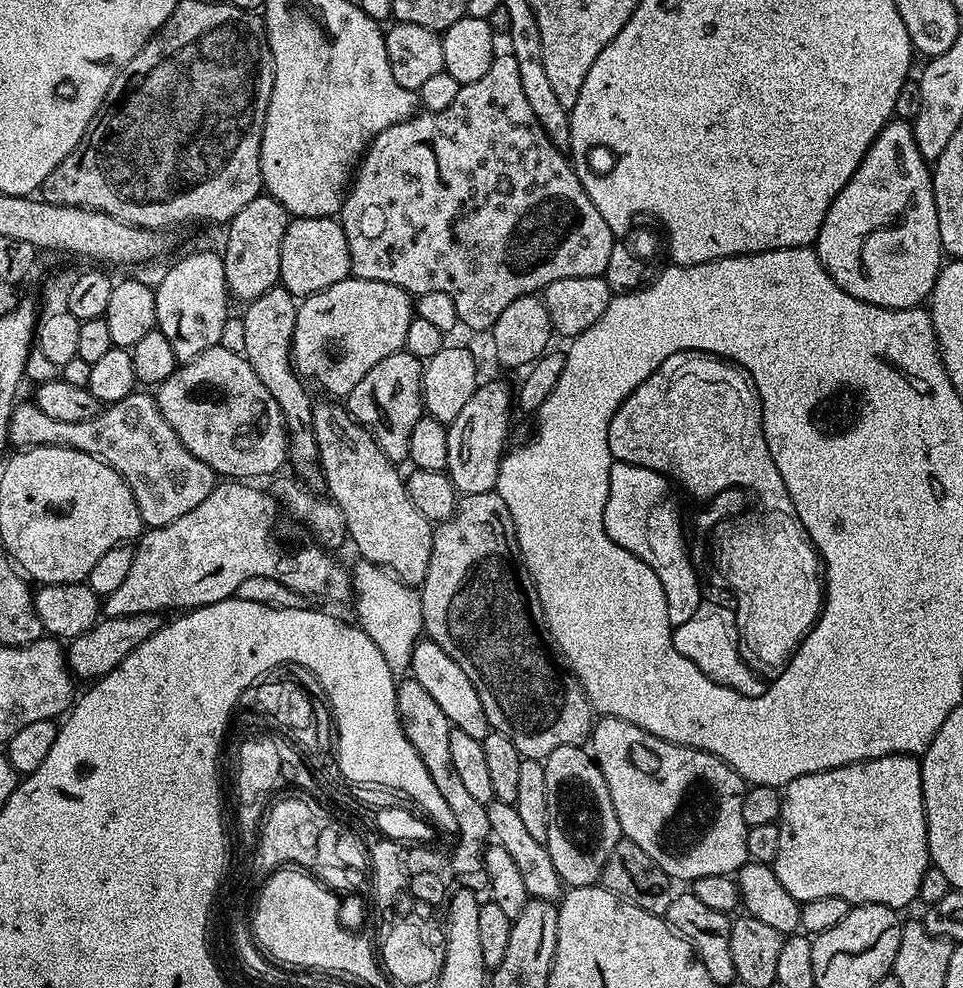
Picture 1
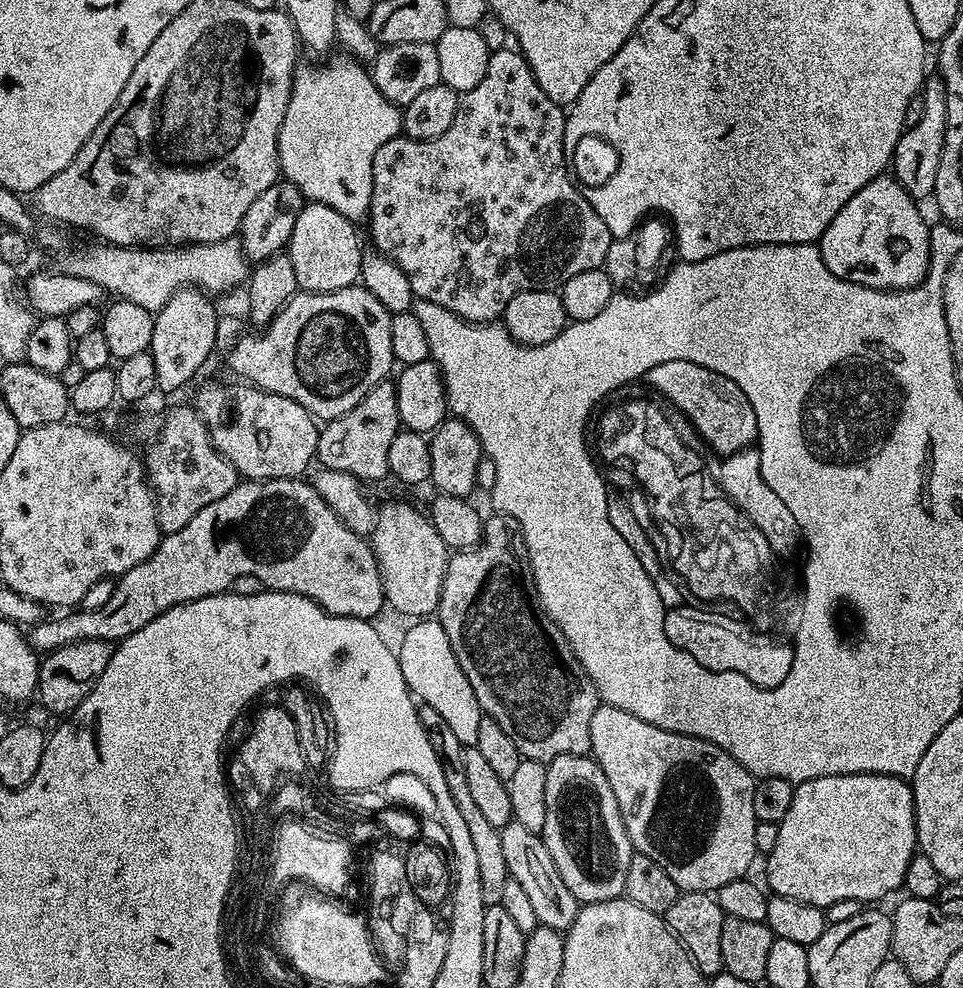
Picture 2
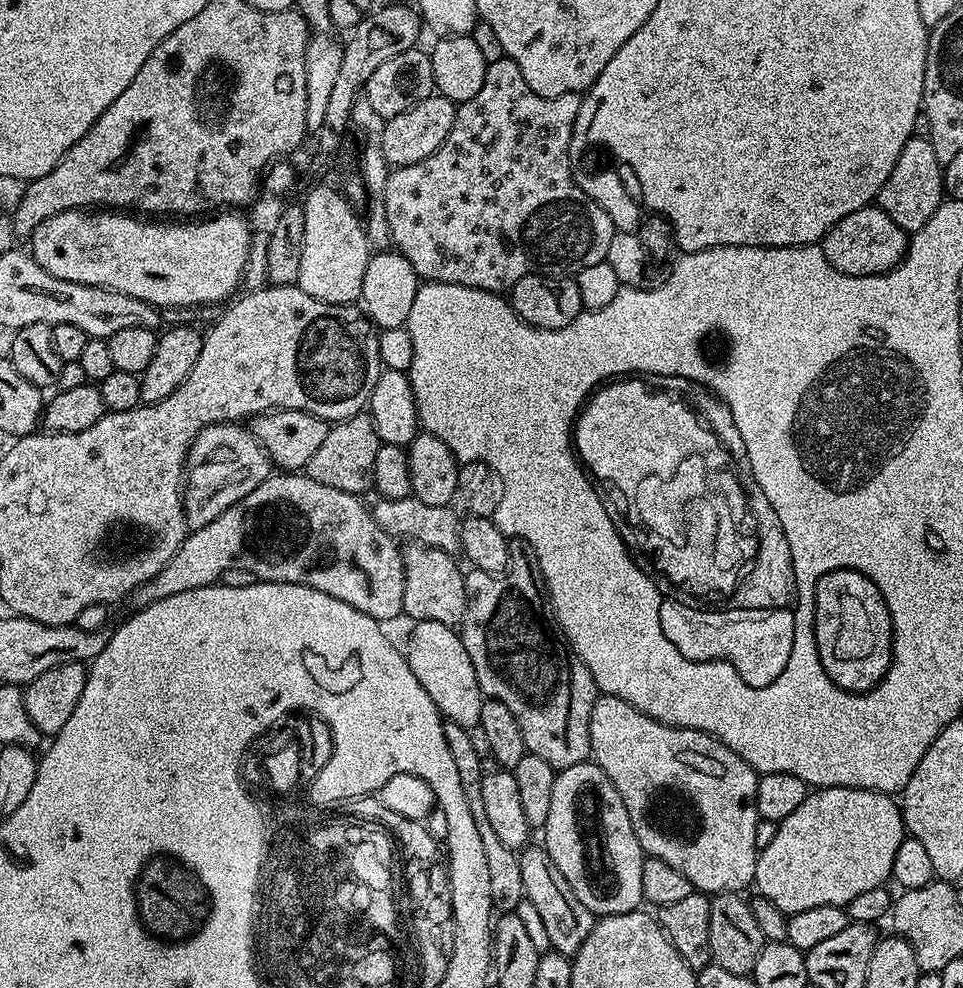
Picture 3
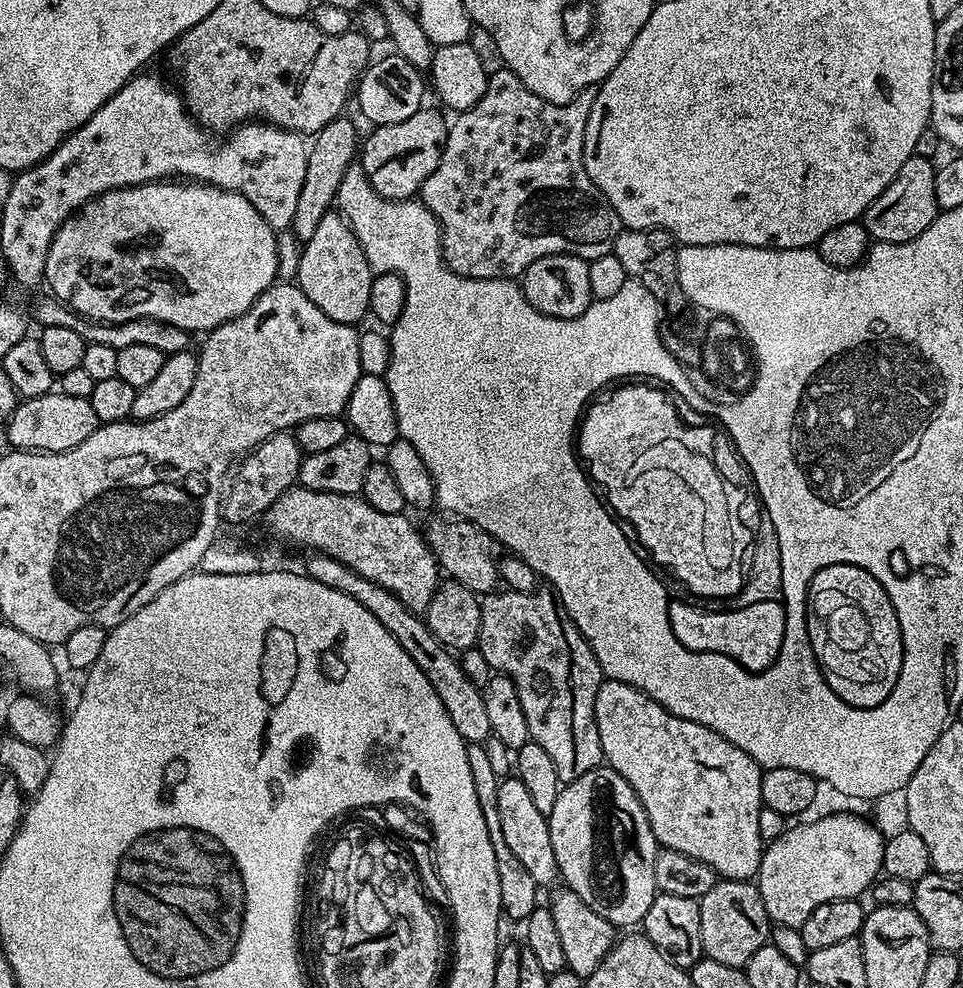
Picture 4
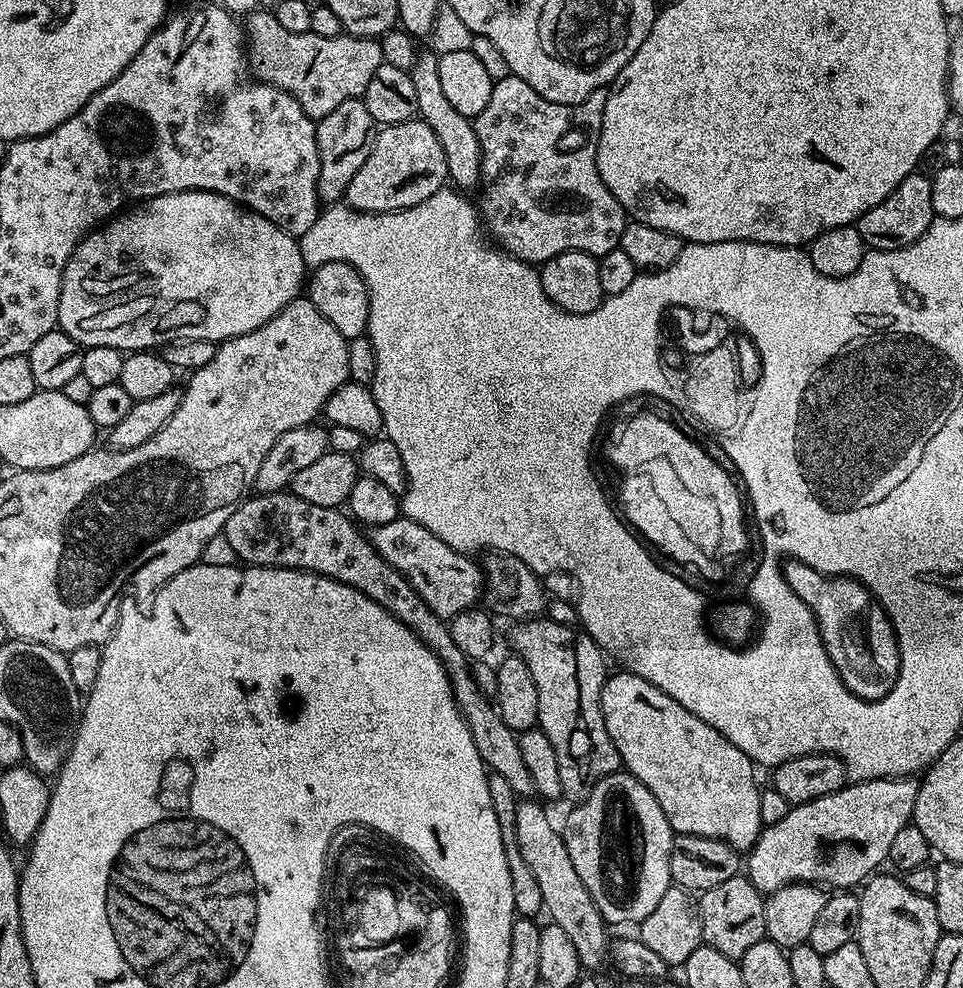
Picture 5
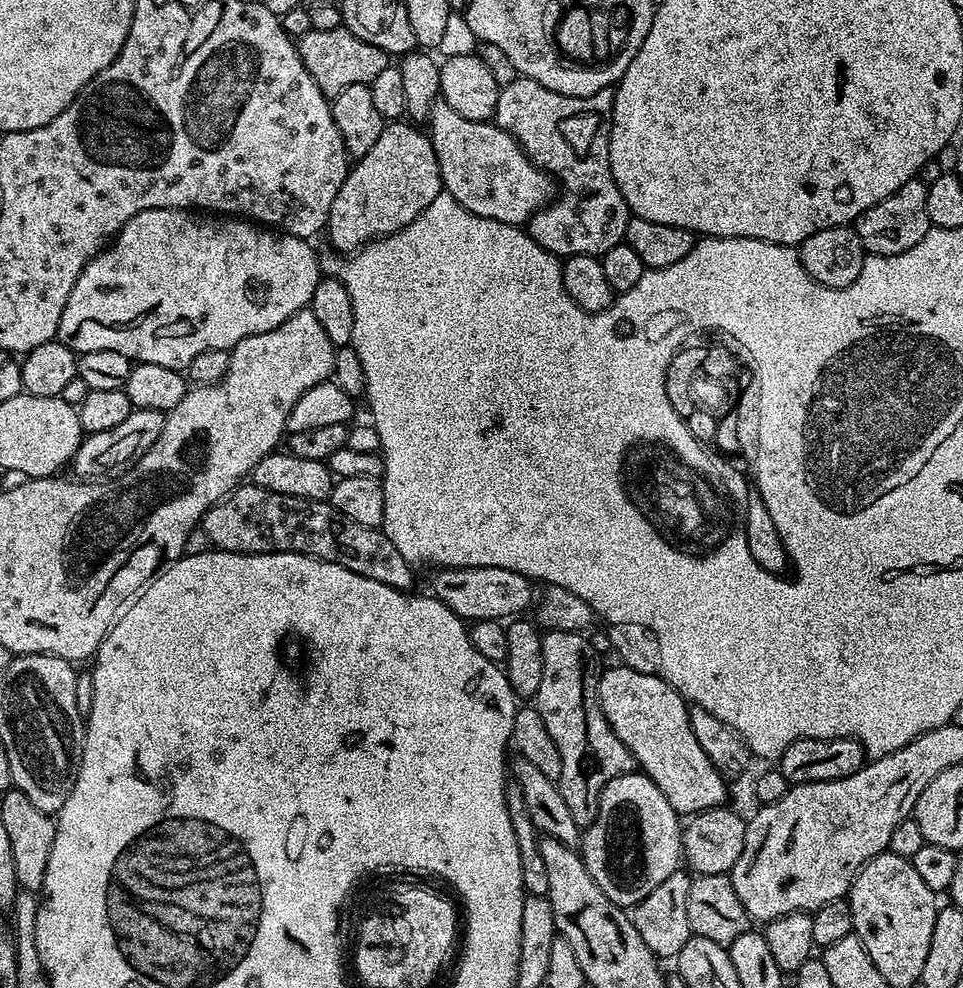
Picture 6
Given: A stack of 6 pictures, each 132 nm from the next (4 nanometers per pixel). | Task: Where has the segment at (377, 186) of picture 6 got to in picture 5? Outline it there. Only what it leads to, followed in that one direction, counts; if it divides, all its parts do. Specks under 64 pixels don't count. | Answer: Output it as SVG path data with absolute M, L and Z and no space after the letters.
M413 118L397 124L385 124L376 133L370 158L362 162L362 170L354 174L346 193L348 207L358 212L397 212L418 202L426 202L430 194L445 187L448 180L446 154L442 154L442 142L426 126L426 122Z

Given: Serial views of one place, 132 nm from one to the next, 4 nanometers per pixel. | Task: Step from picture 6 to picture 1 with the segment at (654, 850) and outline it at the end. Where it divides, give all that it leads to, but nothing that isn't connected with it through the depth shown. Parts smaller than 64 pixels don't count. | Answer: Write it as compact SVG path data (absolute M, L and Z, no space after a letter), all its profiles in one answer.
M558 746L543 761L546 774L546 810L548 811L548 853L554 870L568 888L591 888L604 873L610 850L622 838L618 814L614 814L614 802L610 802L610 790L606 790L606 778L592 759L591 751L580 746Z

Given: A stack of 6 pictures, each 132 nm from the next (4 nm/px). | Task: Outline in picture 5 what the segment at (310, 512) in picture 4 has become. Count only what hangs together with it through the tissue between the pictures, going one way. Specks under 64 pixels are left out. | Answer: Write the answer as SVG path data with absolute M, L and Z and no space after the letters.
M401 518L371 529L370 539L378 554L382 554L382 558L386 558L386 562L390 562L390 566L394 566L394 570L398 570L414 590L418 590L422 602L426 602L438 618L451 622L458 614L477 607L482 596L481 567L472 561L475 559L471 555L446 546L446 542L430 534L426 526Z

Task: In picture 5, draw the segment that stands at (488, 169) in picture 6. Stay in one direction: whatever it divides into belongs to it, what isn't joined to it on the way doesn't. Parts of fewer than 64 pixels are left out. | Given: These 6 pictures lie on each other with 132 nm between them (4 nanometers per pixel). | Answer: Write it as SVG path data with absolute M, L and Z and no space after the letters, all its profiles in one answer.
M431 50L421 51L415 57L410 69L410 75L414 82L414 95L418 97L416 107L419 119L434 130L438 142L442 142L442 154L446 154L446 166L448 167L448 180L457 189L475 189L480 184L480 139L476 137L476 131L472 129L472 120L469 117L458 114L454 106L442 91L442 81L438 79L438 57Z

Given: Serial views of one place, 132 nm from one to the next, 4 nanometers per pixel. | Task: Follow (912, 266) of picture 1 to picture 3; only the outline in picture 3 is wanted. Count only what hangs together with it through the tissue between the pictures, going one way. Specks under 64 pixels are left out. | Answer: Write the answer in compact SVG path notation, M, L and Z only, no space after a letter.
M869 206L862 210L854 210L854 214L846 214L825 234L822 247L830 266L834 266L842 274L851 276L873 276L889 272L904 259L908 251L909 237L878 206Z

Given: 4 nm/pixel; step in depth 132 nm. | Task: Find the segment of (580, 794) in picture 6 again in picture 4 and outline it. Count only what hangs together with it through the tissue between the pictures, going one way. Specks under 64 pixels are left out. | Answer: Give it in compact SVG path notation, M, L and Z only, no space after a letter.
M511 590L503 591L483 597L480 605L482 622L480 623L478 649L493 673L509 676L514 682L514 686L518 690L518 702L522 702L522 714L526 714L526 726L531 743L542 746L542 750L546 750L546 754L550 754L550 759L558 770L561 785L566 785L571 780L582 778L582 774L589 772L590 764L602 762L598 758L598 746L596 746L599 740L594 740L594 754L582 752L582 746L580 746L578 756L574 756L574 752L576 752L574 716L594 710L596 696L594 694L574 694L574 682L566 674L566 670L568 670L566 642L564 642L564 636L562 636L558 622L556 622L559 616L554 616L554 606L558 603L557 597L548 590L545 592L540 590L535 594Z

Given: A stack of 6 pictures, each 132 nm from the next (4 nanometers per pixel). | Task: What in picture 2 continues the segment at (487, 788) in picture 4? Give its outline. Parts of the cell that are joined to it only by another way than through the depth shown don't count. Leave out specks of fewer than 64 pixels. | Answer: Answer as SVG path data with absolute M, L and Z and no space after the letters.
M421 703L418 708L420 721L424 729L428 731L430 742L442 762L442 774L446 774L446 786L450 786L450 794L454 794L454 803L458 806L458 811L462 813L462 818L466 826L470 829L470 839L474 842L474 851L478 854L478 874L482 874L482 902L485 906L489 904L499 904L502 898L502 889L508 881L508 867L506 857L502 854L502 838L500 830L490 826L486 822L486 817L478 811L478 806L474 803L474 797L470 794L468 780L466 779L466 766L462 762L465 746L460 744L458 738L454 736L450 726L446 724L441 714L432 709L428 704Z

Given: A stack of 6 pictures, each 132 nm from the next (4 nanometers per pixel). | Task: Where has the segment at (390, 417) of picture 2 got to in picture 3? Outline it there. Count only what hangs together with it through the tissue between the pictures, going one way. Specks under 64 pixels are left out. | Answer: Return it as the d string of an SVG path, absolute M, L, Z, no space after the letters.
M361 410L355 416L347 416L345 420L335 421L329 427L322 446L318 446L314 458L310 458L306 475L314 478L314 482L334 486L343 492L364 494L367 488L373 487L374 458L378 455L380 446L380 439L371 415Z

